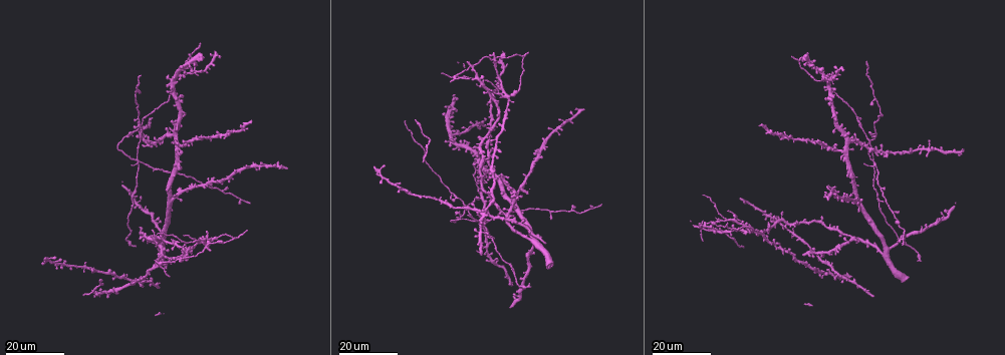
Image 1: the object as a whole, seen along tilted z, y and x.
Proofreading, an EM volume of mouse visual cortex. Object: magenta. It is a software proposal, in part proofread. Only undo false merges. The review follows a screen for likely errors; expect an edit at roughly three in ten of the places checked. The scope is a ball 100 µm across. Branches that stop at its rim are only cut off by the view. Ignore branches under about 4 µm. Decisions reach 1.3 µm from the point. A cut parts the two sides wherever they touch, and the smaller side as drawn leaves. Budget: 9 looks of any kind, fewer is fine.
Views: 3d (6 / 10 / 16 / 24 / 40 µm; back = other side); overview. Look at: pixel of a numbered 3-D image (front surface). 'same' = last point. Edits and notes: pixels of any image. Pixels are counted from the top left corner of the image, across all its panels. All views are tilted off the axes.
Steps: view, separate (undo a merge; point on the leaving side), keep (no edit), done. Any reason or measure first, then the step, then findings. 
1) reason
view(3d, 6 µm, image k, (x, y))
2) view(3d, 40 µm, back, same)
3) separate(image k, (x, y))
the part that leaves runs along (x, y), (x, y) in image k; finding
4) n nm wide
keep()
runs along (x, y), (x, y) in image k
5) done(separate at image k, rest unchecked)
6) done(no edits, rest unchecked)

three-way junction
view(3d, 24 µm, image 1, (60, 267))

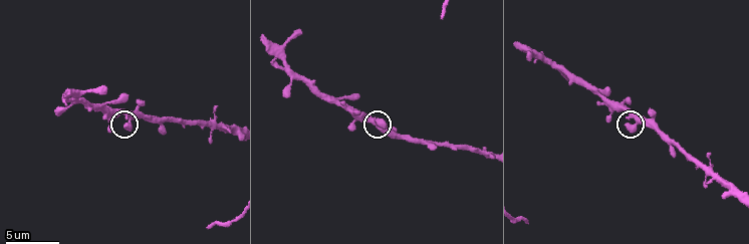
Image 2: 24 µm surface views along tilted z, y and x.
view(3d, 6 µm, image 2, (128, 118))

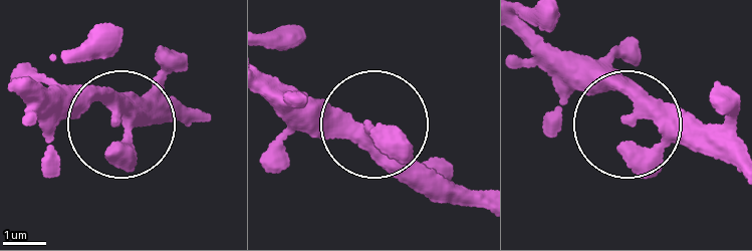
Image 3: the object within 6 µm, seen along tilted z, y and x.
view(3d, 6 µm, back, image 3, (118, 122))

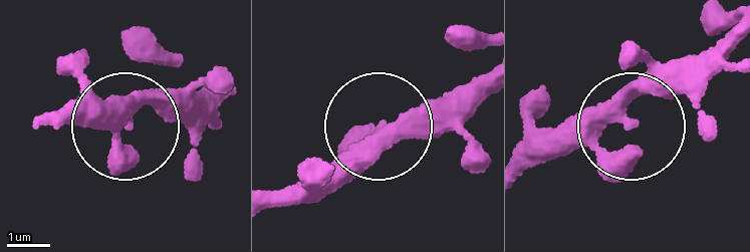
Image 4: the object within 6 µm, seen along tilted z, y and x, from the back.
340 nm wide
keep()
runs along (277, 203), (388, 126), (472, 119) in image 4; one cell here

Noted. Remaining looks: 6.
a fork
view(3d, 16 µm, image 1, (482, 213))

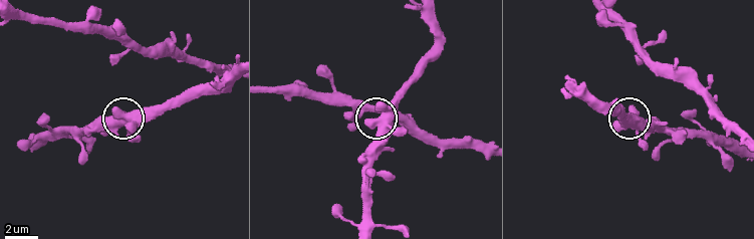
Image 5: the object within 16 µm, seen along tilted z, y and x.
view(3d, 6 µm, image 5, (377, 132))

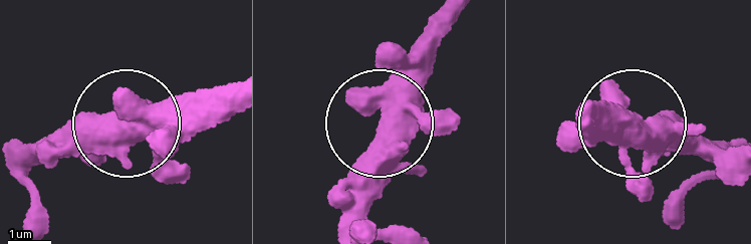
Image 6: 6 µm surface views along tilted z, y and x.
3 arms
keep()
one cell here

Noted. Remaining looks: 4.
branch point
view(3d, 24 µm, image 1, (838, 274))

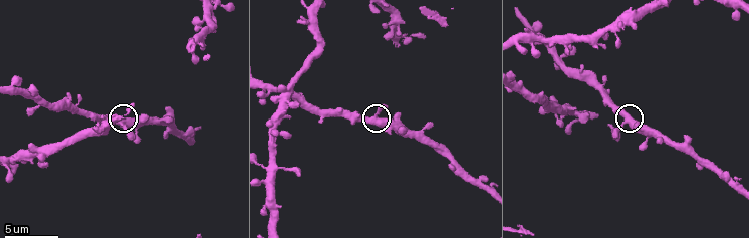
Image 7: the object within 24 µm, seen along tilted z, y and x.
view(3d, 6 µm, image 7, (374, 115))

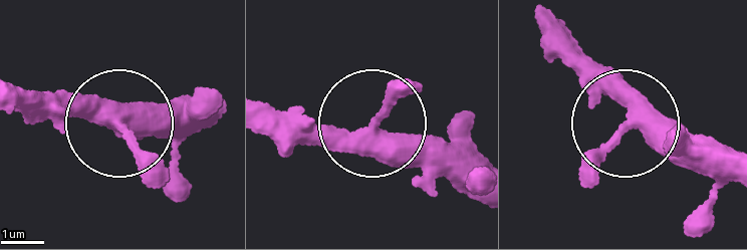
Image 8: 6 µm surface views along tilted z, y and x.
side arm 17 µm; 3 arms
keep()
one cell here

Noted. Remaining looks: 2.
four arms meet
view(3d, 24 µm, image 1, (875, 163))

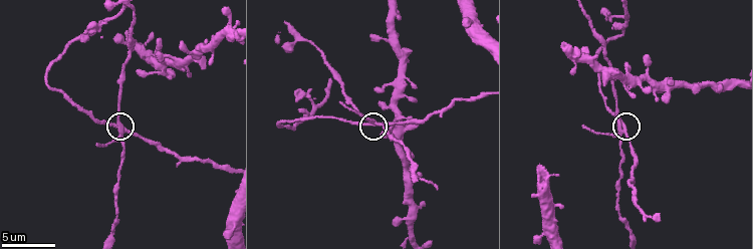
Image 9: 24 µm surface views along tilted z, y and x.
view(3d, 6 µm, image 9, (369, 123))

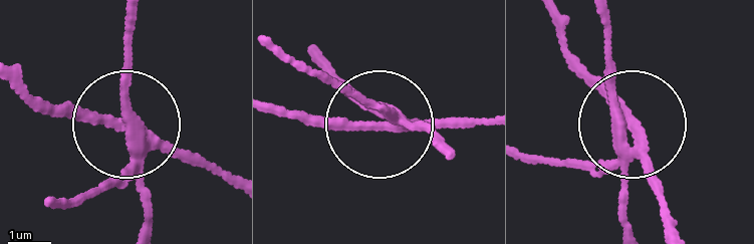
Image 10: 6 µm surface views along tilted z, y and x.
side arm 51 µm
separate(image 10, (199, 165))
the part that leaves runs along (138, 157), (123, 131), (48, 114), (22, 93) in image 10; a second cell is stuck on

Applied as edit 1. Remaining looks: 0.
done(separate at image 10, rest unchecked)

